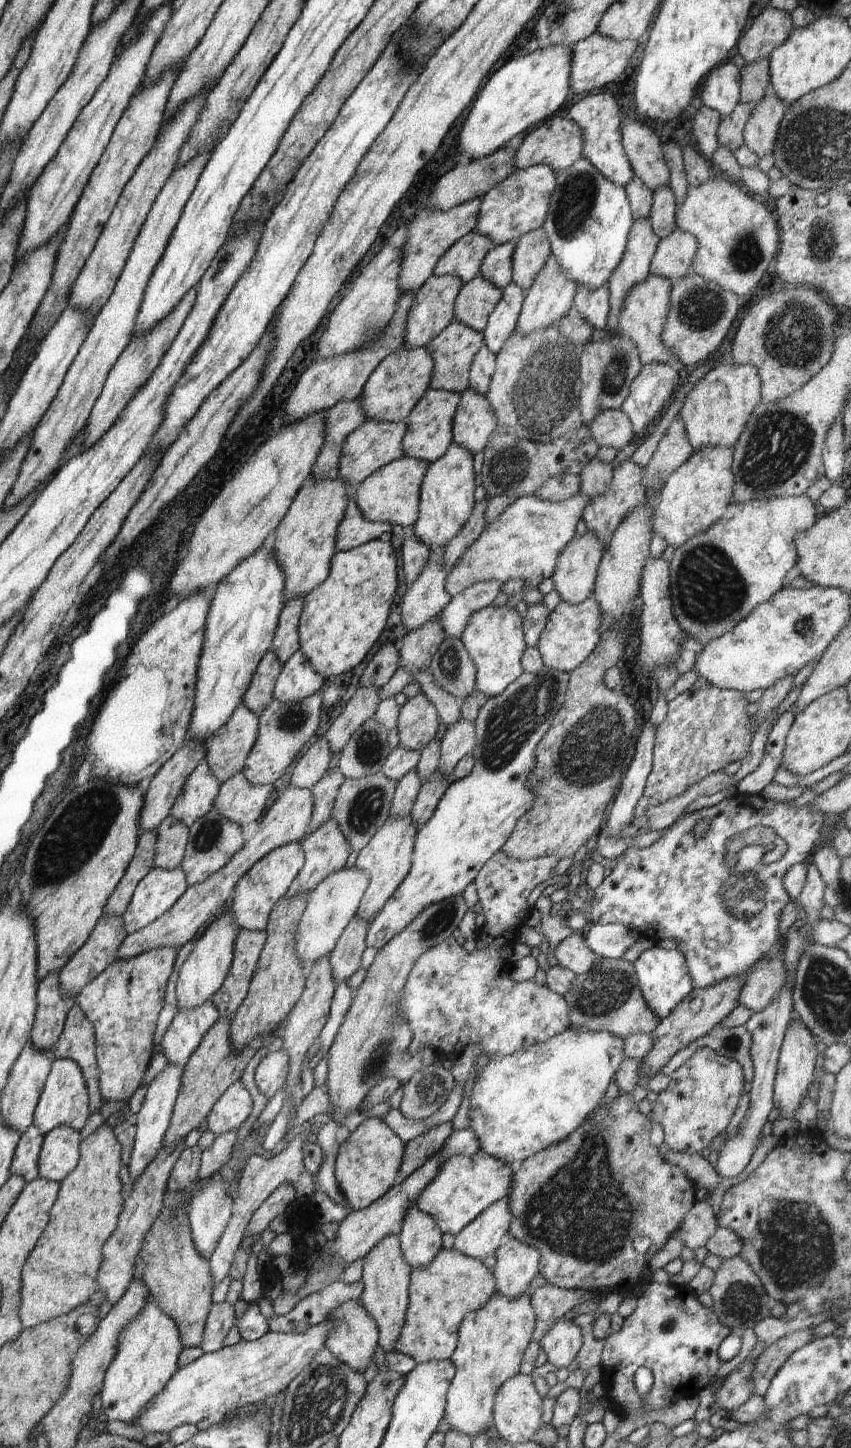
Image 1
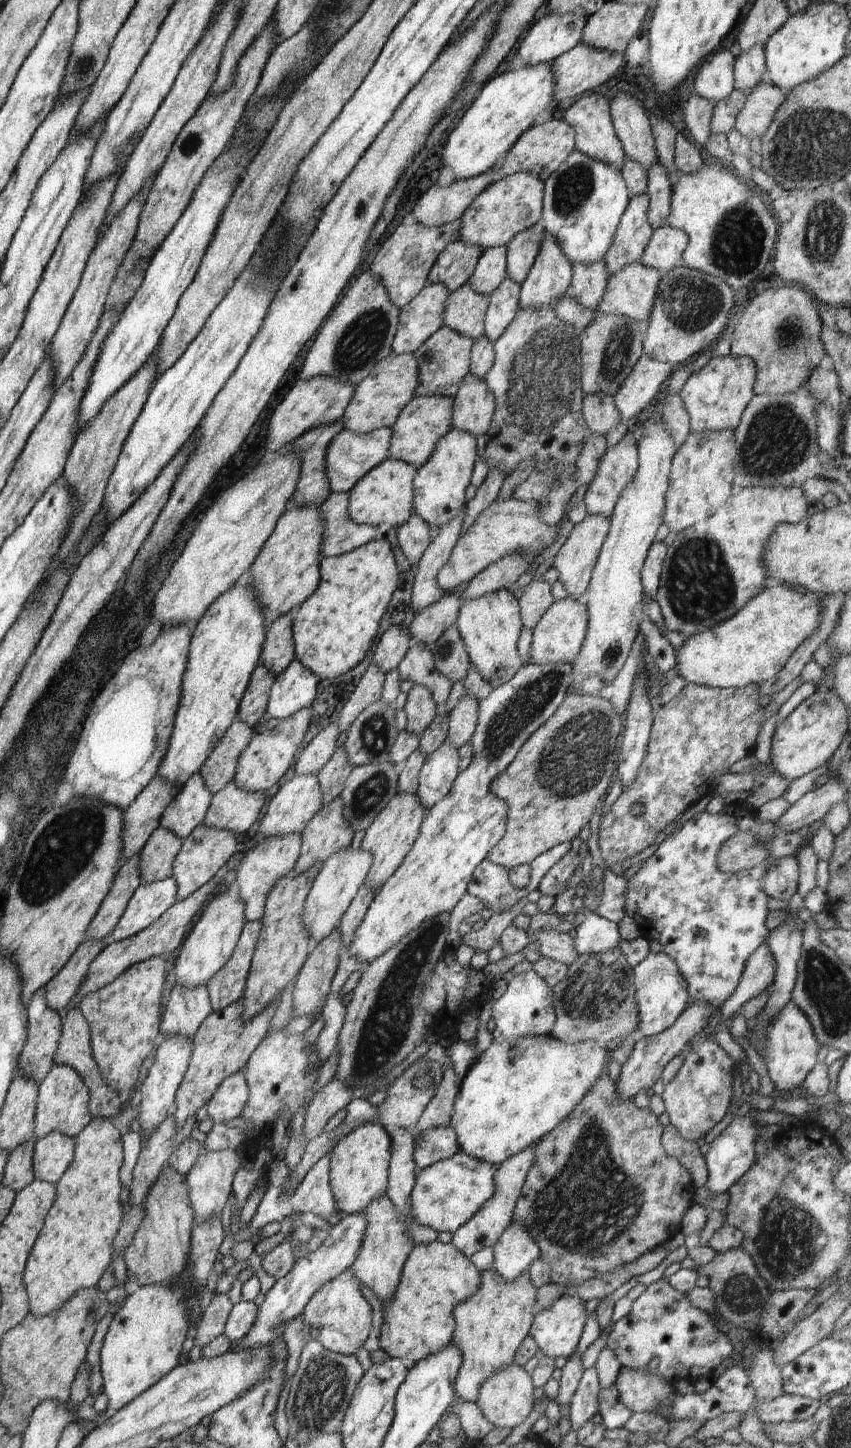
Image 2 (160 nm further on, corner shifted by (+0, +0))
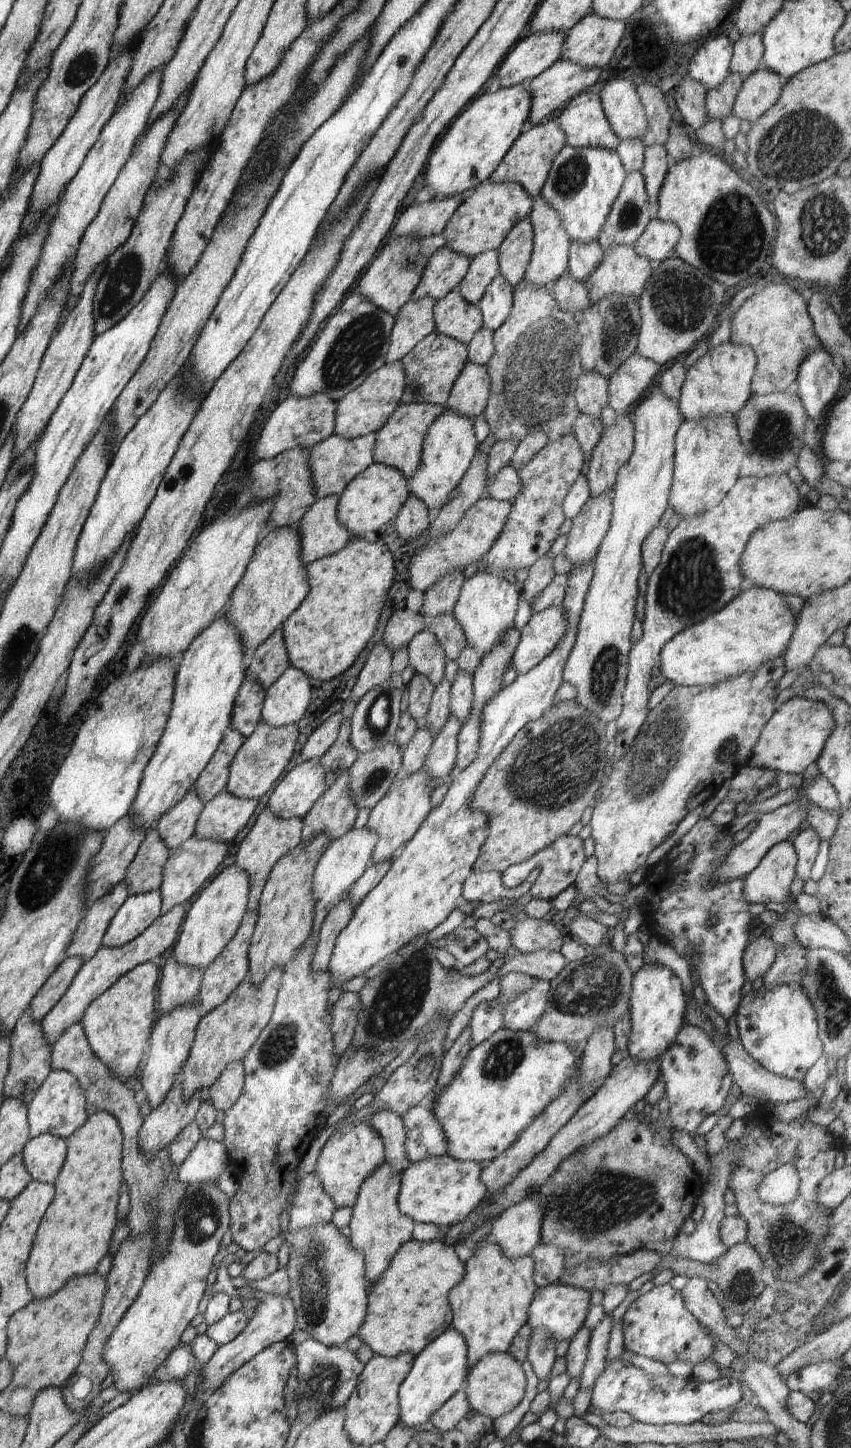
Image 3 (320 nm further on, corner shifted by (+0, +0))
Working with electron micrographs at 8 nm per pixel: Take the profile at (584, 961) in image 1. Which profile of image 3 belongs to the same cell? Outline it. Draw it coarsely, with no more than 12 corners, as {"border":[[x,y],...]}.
{"border":[[549,918],[517,922],[509,930],[521,953],[561,951],[567,934]]}

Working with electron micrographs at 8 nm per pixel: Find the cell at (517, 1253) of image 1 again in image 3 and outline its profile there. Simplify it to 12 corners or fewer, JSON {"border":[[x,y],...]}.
{"border":[[532,1194],[496,1217],[490,1237],[504,1258],[541,1240],[542,1200]]}

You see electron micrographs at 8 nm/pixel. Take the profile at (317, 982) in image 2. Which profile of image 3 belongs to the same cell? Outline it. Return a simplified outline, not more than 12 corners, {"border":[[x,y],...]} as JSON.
{"border":[[347,896],[328,912],[312,970],[328,972],[336,938],[353,919]]}

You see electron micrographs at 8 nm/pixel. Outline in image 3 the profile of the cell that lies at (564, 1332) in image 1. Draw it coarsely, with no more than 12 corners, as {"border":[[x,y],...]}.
{"border":[[560,1282],[534,1294],[531,1330],[570,1342],[591,1306],[588,1291]]}

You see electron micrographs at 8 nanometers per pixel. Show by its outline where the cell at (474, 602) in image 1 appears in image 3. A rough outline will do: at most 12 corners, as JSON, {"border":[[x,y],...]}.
{"border":[[575,434],[522,468],[486,571],[503,577],[544,558],[584,464]]}

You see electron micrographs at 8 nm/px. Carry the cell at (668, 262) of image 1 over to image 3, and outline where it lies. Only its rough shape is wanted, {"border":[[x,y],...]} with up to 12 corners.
{"border":[[650,219],[633,244],[654,264],[676,256],[681,230]]}

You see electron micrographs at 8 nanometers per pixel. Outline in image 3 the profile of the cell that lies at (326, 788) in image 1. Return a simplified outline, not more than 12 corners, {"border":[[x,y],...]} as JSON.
{"border":[[344,719],[336,743],[318,760],[327,788],[354,765],[358,752]]}

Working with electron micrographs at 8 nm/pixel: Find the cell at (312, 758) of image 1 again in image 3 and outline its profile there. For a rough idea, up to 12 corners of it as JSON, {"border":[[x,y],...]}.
{"border":[[341,712],[318,726],[300,762],[319,760],[336,743],[343,722]]}

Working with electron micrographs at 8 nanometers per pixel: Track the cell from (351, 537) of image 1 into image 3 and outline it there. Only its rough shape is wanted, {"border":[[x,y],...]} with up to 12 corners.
{"border":[[338,497],[317,499],[297,523],[300,558],[310,565],[344,549]]}

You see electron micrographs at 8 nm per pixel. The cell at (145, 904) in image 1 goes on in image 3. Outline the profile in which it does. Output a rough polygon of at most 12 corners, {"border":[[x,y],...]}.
{"border":[[160,891],[129,896],[102,947],[121,947],[160,915]]}

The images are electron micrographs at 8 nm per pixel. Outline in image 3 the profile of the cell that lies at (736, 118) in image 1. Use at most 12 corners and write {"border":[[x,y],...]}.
{"border":[[728,74],[722,86],[707,90],[709,118],[732,116],[744,78]]}

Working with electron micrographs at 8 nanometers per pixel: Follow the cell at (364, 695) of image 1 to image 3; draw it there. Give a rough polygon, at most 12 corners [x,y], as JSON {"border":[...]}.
{"border":[[378,642],[354,684],[349,700],[391,679],[392,652]]}

